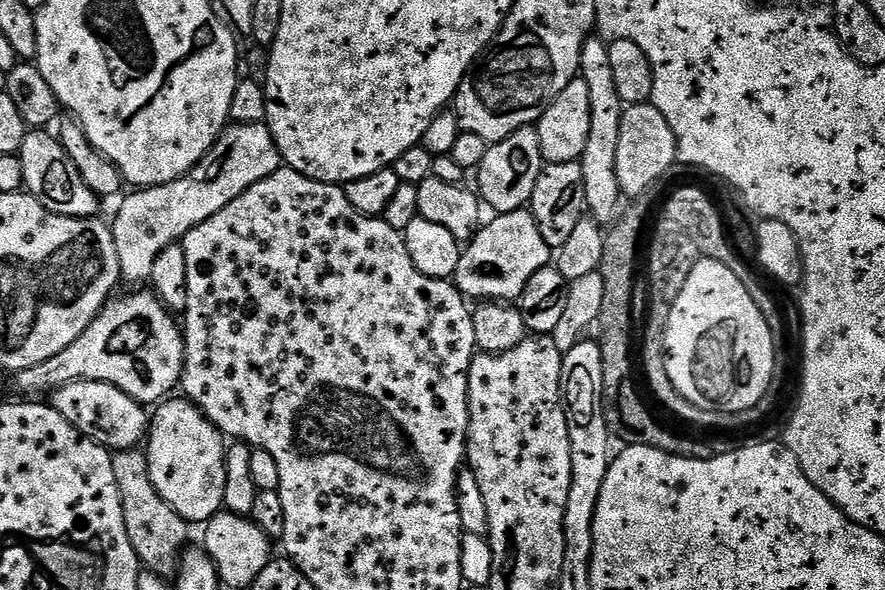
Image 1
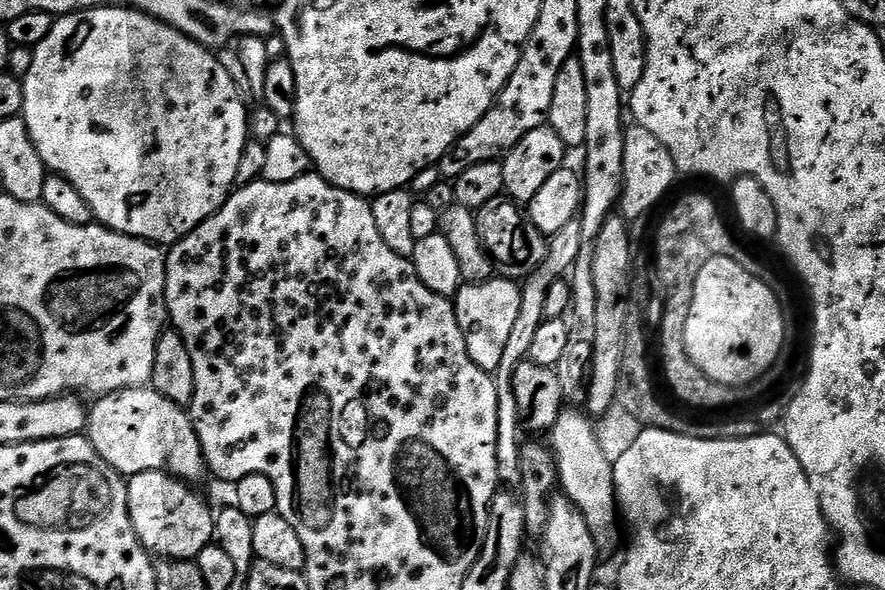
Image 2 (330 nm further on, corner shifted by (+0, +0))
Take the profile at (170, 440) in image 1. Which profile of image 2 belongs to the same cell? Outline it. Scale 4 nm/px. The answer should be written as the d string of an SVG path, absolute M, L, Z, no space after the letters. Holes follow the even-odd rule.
M143 472L137 476L131 477L127 481L128 485L128 509L130 510L130 522L134 526L137 538L149 553L155 554L157 557L165 560L188 560L195 561L196 555L203 550L208 544L213 543L216 535L216 522L214 519L213 509L208 509L208 504L196 492L191 492L189 485L183 480L177 480L174 476L169 476L166 472Z

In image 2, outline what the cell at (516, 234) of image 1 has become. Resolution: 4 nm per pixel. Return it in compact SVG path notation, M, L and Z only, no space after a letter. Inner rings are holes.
M493 278L481 284L464 284L454 297L458 326L466 338L466 350L470 354L474 366L478 366L484 372L495 374L502 362L502 353L506 351L506 342L510 338L514 321L518 319L518 306L522 306L520 290L521 285L515 280Z

